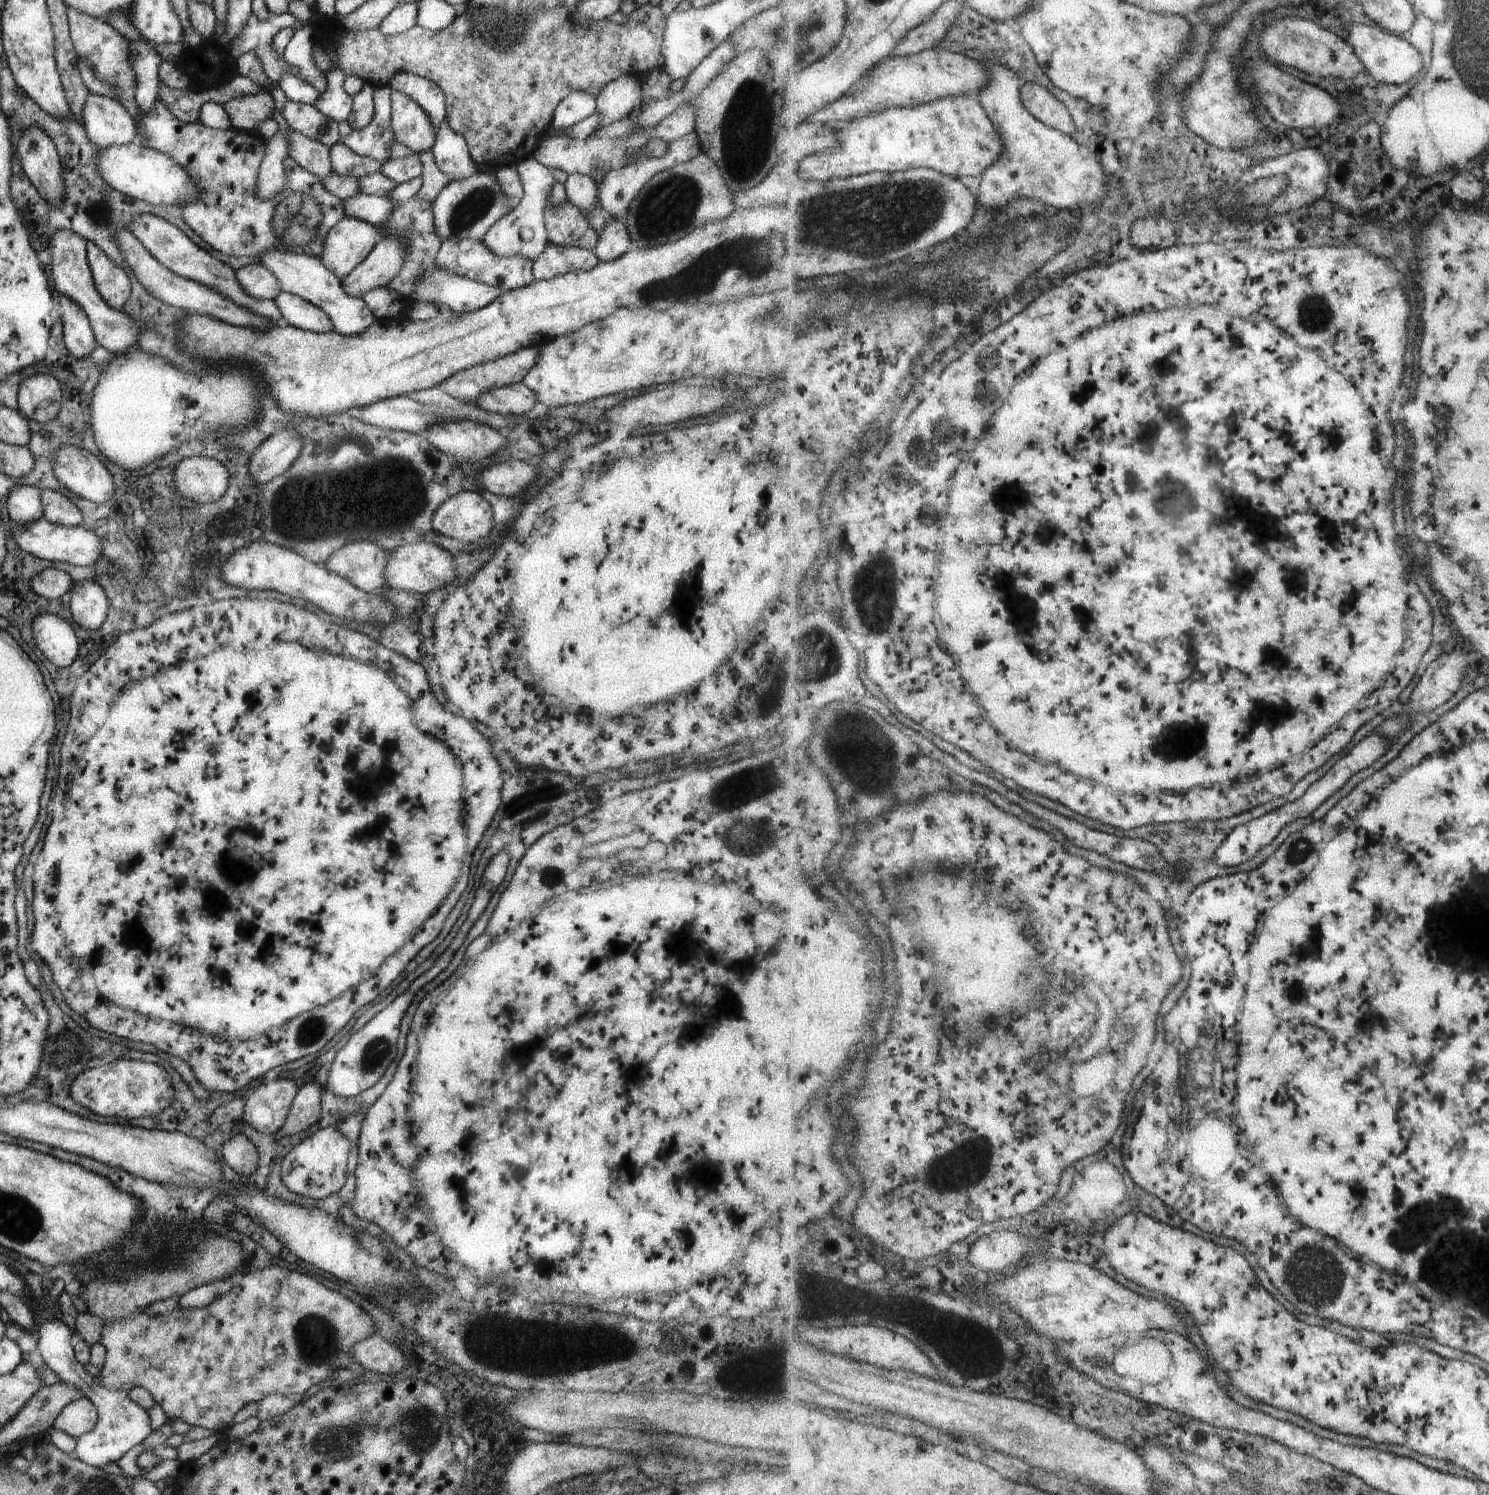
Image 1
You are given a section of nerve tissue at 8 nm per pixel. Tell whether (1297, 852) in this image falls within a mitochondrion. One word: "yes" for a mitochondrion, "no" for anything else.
yes

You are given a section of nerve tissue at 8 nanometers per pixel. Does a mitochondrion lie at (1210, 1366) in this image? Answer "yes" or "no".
no

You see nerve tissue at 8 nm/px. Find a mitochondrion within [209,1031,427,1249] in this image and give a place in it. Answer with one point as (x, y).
(377, 1051)

